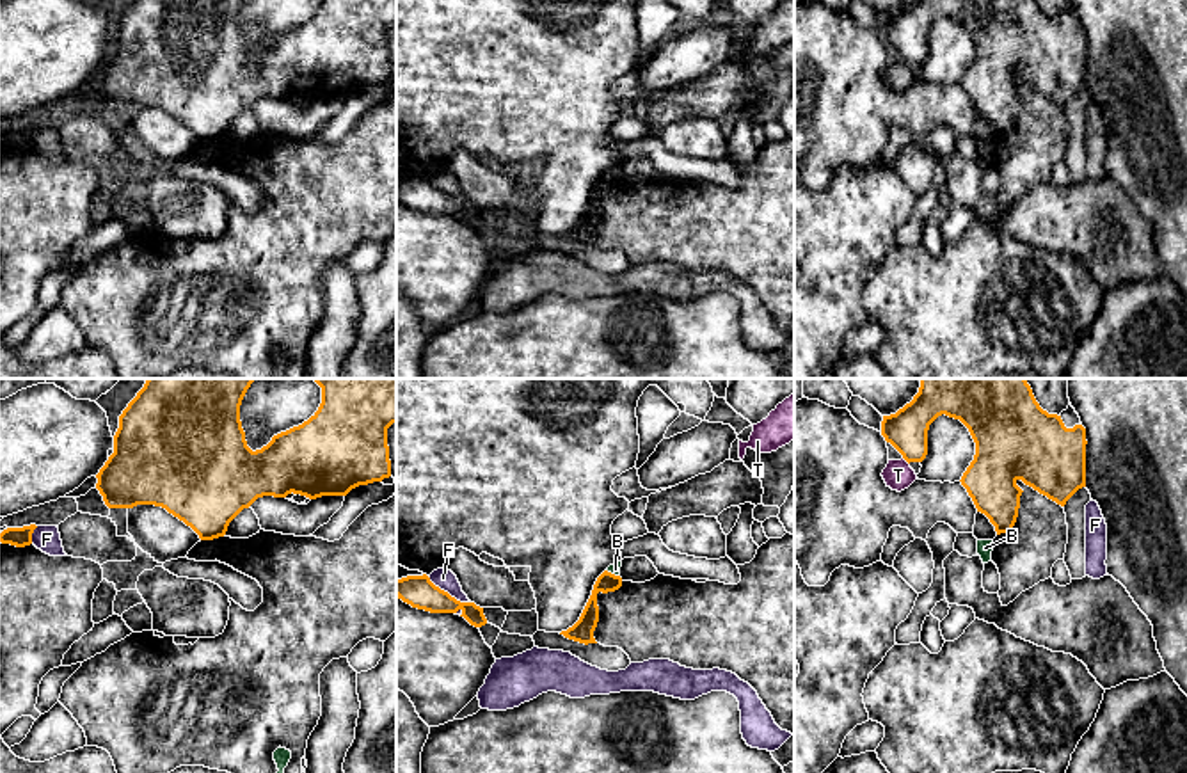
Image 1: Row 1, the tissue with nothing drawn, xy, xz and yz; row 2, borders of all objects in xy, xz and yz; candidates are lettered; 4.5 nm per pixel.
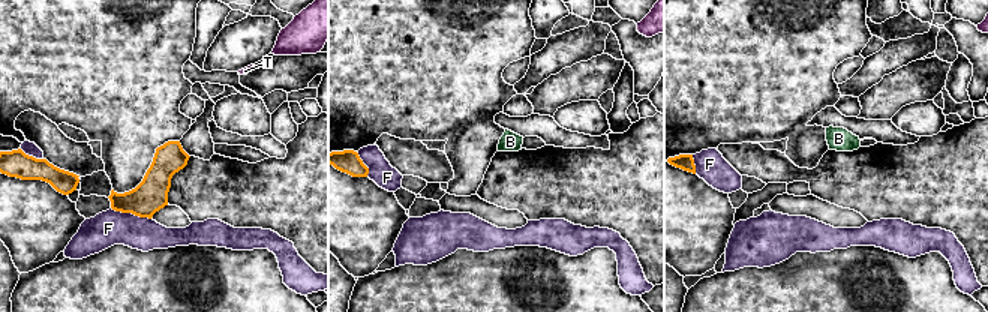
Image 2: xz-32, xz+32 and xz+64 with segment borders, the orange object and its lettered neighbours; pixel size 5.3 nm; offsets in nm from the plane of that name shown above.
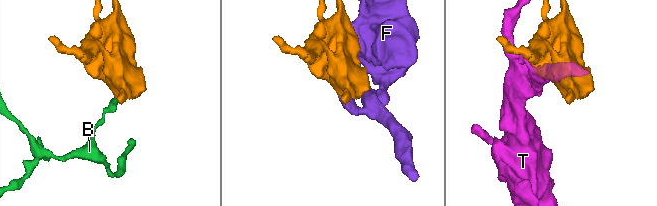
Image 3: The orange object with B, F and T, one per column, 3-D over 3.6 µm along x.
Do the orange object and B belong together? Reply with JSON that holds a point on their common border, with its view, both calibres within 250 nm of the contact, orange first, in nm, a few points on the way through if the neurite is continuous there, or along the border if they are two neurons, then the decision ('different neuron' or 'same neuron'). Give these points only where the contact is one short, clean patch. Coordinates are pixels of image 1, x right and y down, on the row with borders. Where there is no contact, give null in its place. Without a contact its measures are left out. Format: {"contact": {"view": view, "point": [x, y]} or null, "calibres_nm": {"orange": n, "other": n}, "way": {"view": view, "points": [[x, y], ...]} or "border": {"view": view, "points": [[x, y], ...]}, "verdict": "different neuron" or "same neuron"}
{"contact": {"view": "xz", "point": [613, 574]}, "calibres_nm": {"orange": 90, "other": 50}, "border": {"view": "xz", "points": [[606, 569], [619, 576]]}, "verdict": "different neuron"}

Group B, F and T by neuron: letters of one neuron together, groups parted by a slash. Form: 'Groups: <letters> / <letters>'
Groups: B / F / T

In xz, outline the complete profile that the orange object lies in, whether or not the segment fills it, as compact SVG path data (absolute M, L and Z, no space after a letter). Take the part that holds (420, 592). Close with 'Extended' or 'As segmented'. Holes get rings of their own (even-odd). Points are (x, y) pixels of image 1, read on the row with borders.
M426 574L396 579L396 597L412 608L430 613L457 613L460 610L460 617L474 627L487 624L483 608L474 602L457 601L448 592L435 586Z. As segmented

